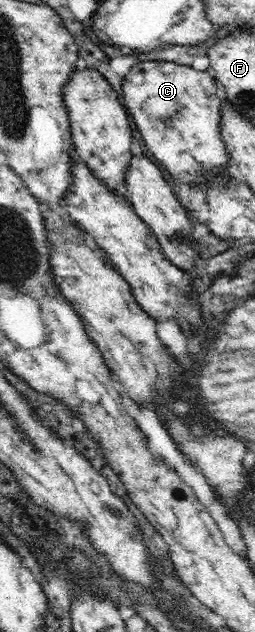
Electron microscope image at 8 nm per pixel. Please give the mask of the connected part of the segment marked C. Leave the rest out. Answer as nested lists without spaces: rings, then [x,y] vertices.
[[[163,60],[134,64],[122,79],[126,110],[135,119],[146,146],[175,181],[194,185],[208,171],[235,170],[220,137],[220,103],[215,76],[211,71],[197,71],[190,65]]]

